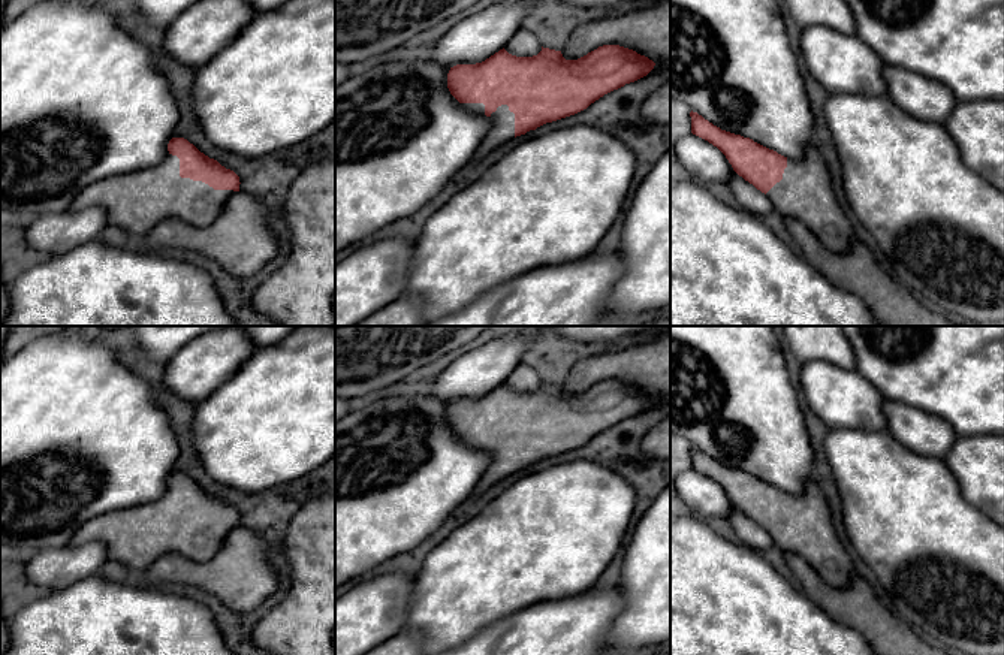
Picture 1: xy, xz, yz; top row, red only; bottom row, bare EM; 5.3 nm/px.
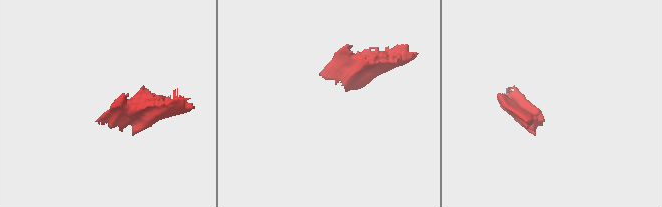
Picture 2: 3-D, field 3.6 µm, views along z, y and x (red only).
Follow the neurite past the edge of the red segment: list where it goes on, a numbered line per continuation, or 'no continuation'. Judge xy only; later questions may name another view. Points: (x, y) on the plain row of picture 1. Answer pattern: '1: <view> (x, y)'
1: xy (136, 537)

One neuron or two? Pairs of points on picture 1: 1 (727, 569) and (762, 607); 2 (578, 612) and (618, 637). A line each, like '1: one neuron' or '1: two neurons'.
1: one neuron
2: two neurons

